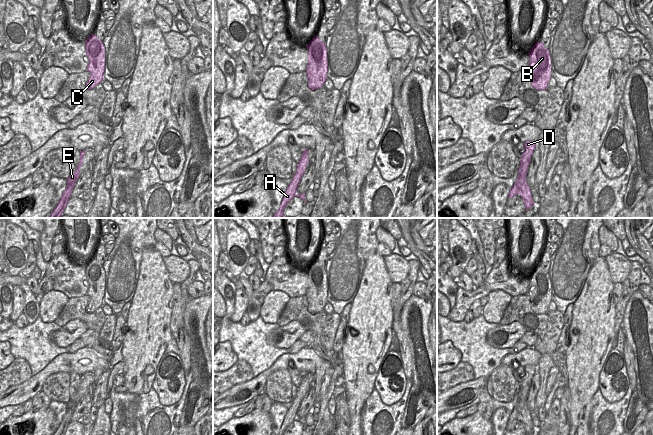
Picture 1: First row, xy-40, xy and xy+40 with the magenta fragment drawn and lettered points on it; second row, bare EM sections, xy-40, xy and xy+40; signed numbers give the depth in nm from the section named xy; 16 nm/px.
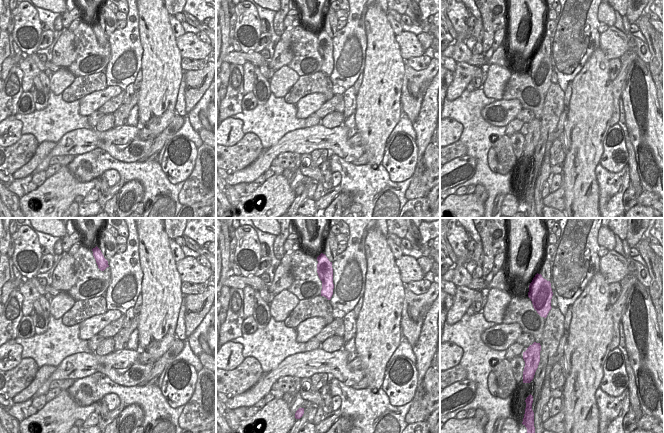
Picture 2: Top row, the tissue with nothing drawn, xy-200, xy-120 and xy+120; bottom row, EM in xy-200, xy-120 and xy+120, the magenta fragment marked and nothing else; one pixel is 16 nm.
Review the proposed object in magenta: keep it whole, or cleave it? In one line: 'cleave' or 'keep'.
cleave

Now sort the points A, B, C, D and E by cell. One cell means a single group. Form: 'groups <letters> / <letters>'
groups A E / B C D

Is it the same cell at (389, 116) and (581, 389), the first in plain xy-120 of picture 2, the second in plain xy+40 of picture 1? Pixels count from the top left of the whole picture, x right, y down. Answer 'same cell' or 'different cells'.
same cell

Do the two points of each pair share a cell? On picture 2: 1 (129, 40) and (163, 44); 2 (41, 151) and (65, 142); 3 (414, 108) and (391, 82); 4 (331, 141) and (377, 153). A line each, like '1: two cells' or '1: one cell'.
1: two cells
2: two cells
3: two cells
4: two cells

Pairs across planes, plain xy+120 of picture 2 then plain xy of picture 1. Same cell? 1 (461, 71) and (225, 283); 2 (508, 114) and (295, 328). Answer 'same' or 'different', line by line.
1: different
2: same

